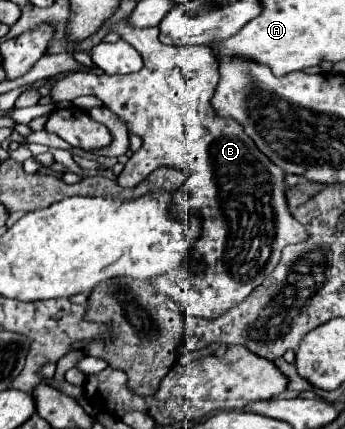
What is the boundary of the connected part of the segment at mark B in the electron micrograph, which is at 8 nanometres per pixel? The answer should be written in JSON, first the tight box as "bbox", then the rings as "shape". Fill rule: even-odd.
{"bbox":[51,16,305,344],"shape":[[[129,16],[119,20],[113,32],[139,50],[145,66],[135,74],[125,75],[74,72],[53,86],[51,98],[61,102],[93,94],[127,122],[129,132],[143,138],[143,146],[129,158],[123,172],[117,176],[121,186],[137,186],[159,166],[173,166],[189,172],[187,182],[175,194],[171,210],[181,220],[189,214],[199,214],[203,218],[201,238],[179,268],[145,281],[151,282],[159,294],[165,294],[181,308],[182,344],[186,314],[217,318],[217,314],[245,300],[255,286],[273,272],[283,246],[305,240],[305,228],[287,208],[285,172],[257,150],[255,142],[237,120],[215,112],[211,104],[219,82],[215,48],[207,44],[167,46],[159,40],[157,26],[135,28]],[[191,260],[203,260],[207,268],[199,274],[191,274],[188,271],[193,270],[189,264]]]}

